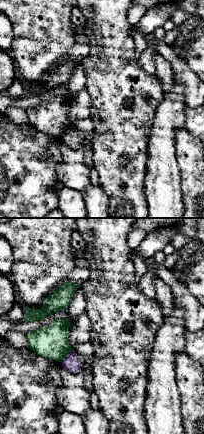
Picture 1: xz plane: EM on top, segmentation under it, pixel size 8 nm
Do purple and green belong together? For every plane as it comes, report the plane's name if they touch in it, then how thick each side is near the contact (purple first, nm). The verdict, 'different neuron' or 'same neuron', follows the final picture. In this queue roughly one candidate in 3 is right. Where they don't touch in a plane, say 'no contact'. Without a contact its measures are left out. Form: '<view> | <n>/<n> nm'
xz | 140/260 nm

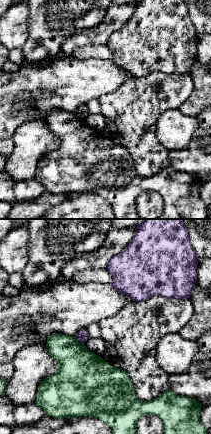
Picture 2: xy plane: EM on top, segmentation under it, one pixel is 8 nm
xy | 90/380 nm

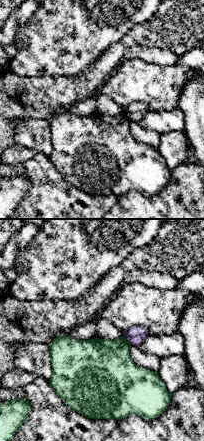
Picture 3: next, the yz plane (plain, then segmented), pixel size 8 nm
yz | 140/380 nm

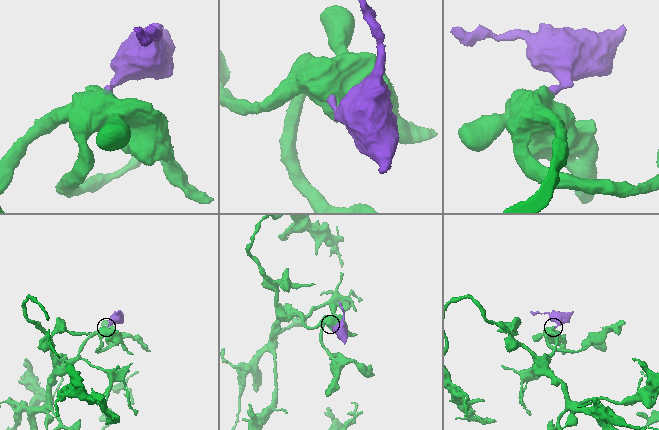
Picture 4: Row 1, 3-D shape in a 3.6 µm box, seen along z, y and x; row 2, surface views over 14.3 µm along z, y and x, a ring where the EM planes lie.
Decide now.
different neuron

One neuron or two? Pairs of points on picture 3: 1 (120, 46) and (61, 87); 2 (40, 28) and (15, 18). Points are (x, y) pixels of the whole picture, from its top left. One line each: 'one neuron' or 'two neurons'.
1: one neuron
2: two neurons

